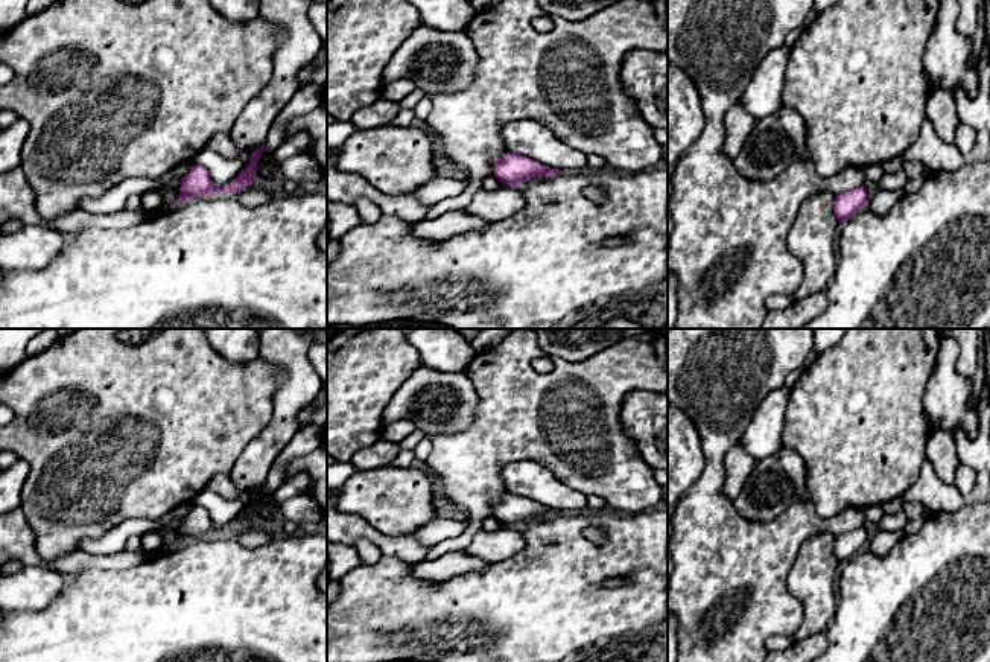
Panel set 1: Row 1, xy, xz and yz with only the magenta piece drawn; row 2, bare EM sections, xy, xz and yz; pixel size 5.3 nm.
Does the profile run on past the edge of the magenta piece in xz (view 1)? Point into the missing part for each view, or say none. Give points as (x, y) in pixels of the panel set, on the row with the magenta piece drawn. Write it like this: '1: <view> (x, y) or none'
1: none

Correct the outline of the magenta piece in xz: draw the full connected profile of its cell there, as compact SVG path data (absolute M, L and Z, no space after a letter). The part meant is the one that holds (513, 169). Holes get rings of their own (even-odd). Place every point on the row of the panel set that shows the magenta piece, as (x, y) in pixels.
M506 152L494 161L494 177L502 183L517 187L535 177L555 177L563 170L552 169L520 154Z

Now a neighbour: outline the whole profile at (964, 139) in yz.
M963 122L958 123L954 145L967 158L976 143L976 129Z

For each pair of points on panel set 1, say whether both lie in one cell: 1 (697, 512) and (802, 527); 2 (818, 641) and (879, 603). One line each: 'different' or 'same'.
1: same
2: different

